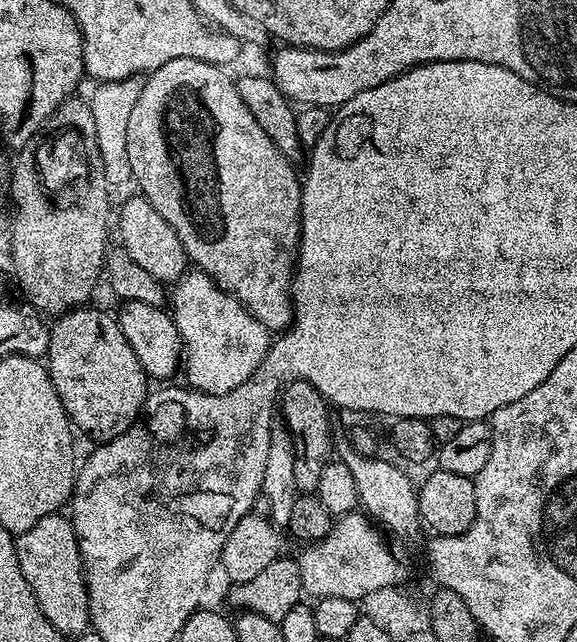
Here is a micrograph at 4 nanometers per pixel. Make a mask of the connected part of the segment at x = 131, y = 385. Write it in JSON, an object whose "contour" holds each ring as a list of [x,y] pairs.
{"contour":[[[81,306],[74,308],[70,312],[64,313],[51,325],[48,333],[48,351],[46,353],[46,367],[48,369],[48,377],[54,382],[54,390],[58,394],[58,398],[62,402],[62,406],[66,410],[69,420],[77,429],[80,428],[88,436],[93,436],[96,442],[107,442],[118,438],[125,432],[129,426],[136,420],[139,420],[140,413],[144,411],[144,401],[148,399],[150,391],[150,377],[144,373],[142,366],[138,362],[138,358],[134,354],[134,350],[130,346],[130,342],[126,342],[126,334],[122,334],[120,329],[119,319],[115,315],[112,316],[108,312],[99,312],[98,309],[92,308],[93,306]]]}

